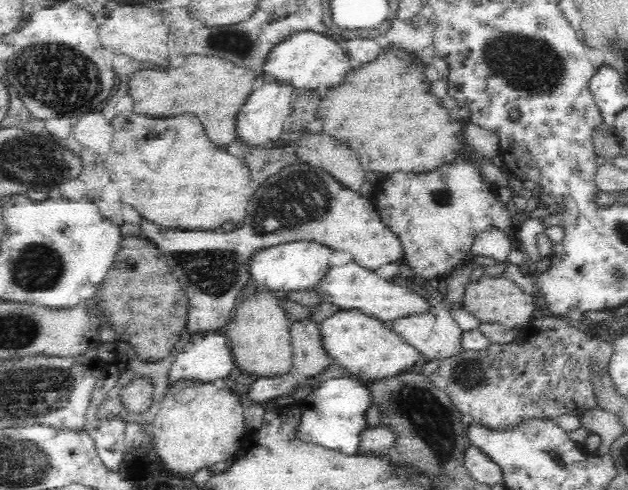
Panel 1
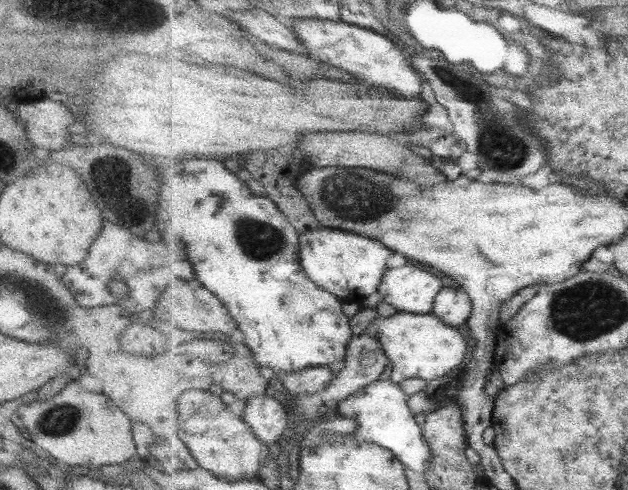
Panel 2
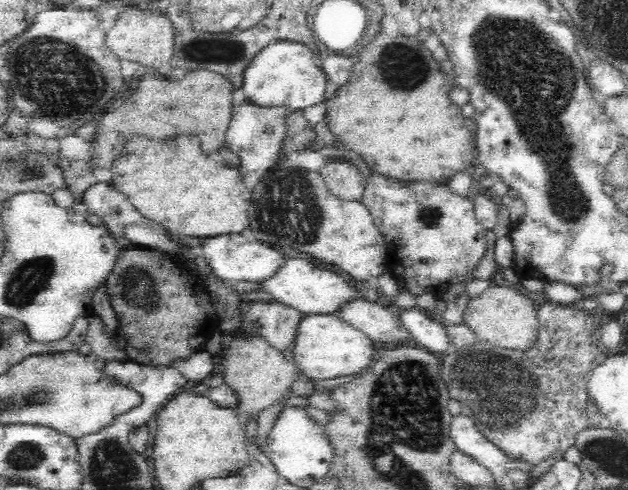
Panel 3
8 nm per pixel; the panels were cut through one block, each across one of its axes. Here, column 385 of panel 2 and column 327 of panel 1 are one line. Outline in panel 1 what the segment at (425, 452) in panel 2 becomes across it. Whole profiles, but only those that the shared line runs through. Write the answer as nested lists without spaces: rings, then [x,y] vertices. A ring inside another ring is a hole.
[[[332,378],[322,382],[305,400],[298,403],[302,410],[301,438],[342,454],[359,452],[361,432],[366,425],[366,410],[374,406],[374,396],[363,380],[354,378]]]

